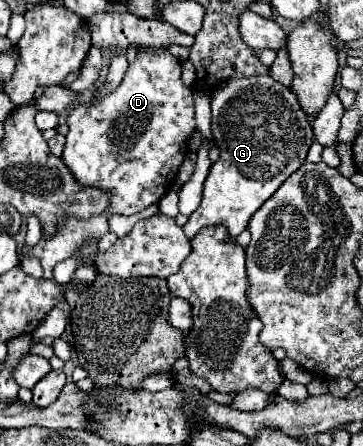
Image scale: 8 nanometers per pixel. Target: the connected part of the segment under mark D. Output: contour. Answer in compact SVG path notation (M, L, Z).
M141 49L135 57L135 61L129 65L123 81L119 87L95 101L79 103L75 105L69 115L67 115L67 143L63 151L63 161L69 165L73 171L75 179L81 185L91 185L99 189L107 189L113 193L109 209L101 217L91 217L89 221L63 221L63 229L51 241L39 241L35 247L23 245L21 253L33 253L41 259L43 265L43 277L49 279L53 273L53 267L59 261L69 259L73 253L77 253L83 245L85 239L89 237L103 237L109 227L107 227L107 215L109 213L121 213L121 215L133 215L149 207L151 203L159 201L163 193L167 191L167 185L175 179L179 165L185 159L185 147L187 139L195 131L195 107L193 107L193 89L187 87L181 81L181 61L173 57L167 49Z

